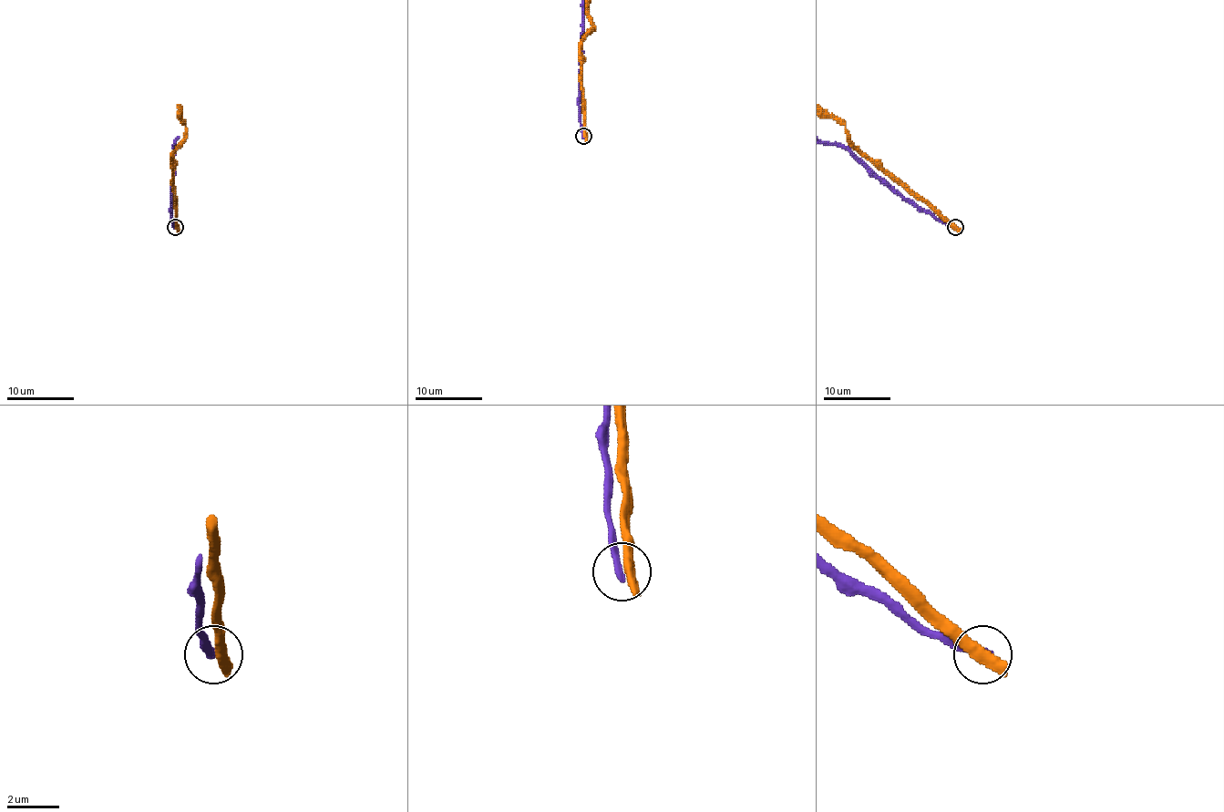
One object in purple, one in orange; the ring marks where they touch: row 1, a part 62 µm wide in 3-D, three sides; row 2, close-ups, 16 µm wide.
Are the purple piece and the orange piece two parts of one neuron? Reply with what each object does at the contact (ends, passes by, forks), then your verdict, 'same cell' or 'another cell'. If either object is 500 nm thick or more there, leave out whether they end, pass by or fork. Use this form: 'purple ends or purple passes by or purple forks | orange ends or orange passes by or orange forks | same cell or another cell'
another cell

